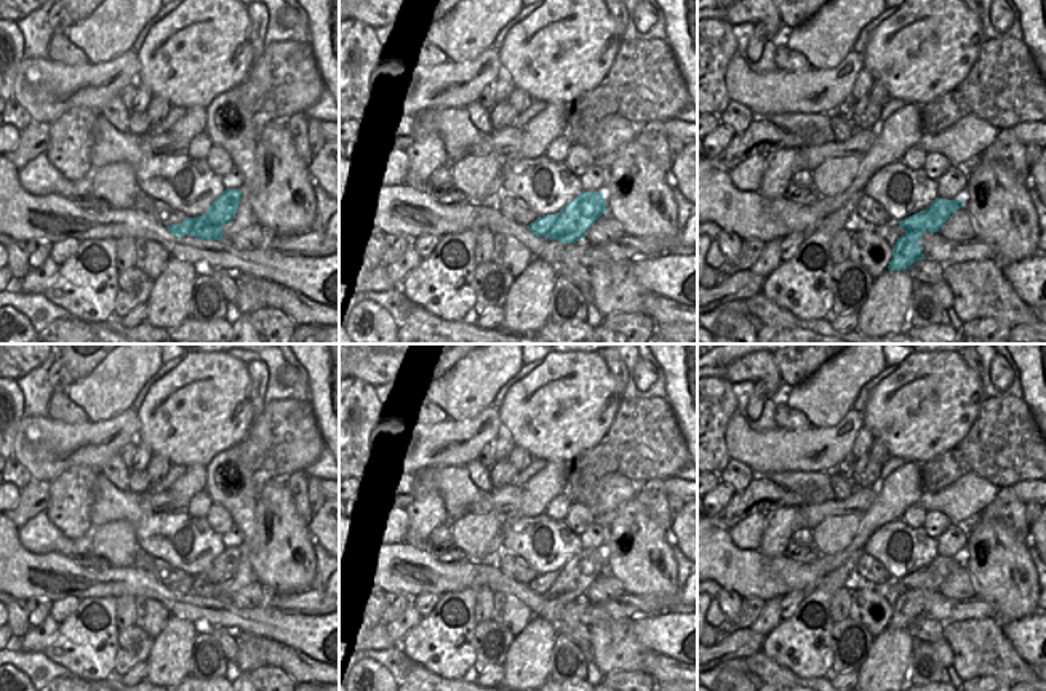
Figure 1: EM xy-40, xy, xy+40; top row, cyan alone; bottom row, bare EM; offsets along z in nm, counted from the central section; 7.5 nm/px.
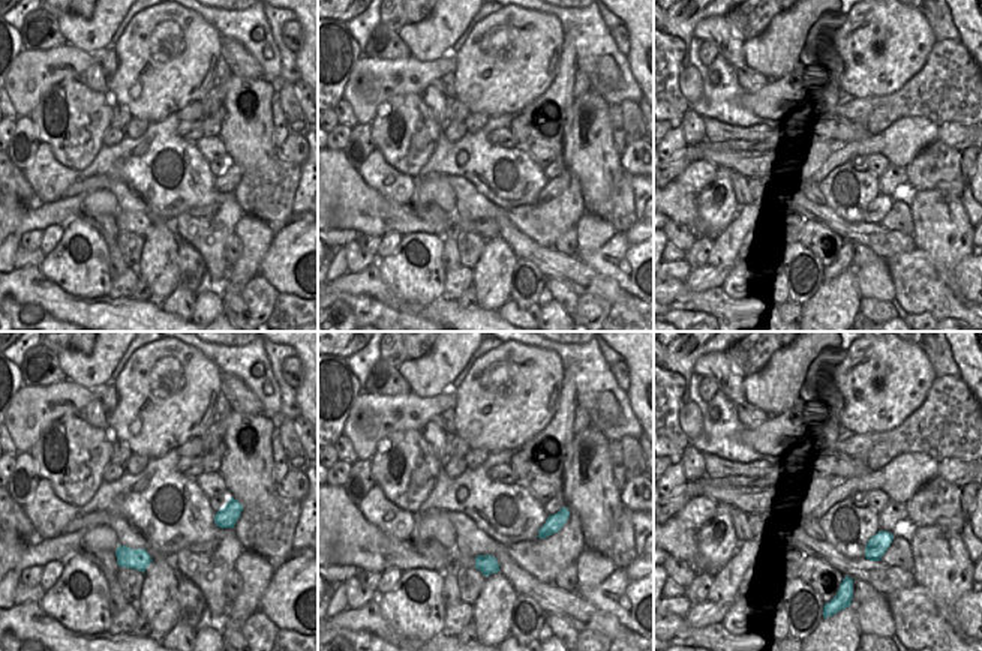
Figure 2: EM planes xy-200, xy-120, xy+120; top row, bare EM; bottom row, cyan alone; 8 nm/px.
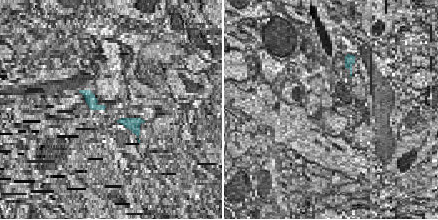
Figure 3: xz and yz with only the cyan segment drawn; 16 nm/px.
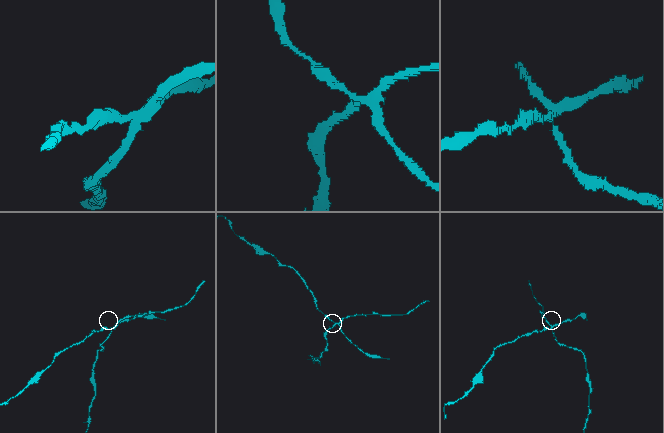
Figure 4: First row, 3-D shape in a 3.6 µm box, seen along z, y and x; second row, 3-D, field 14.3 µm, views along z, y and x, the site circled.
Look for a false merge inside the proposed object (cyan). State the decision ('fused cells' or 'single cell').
fused cells

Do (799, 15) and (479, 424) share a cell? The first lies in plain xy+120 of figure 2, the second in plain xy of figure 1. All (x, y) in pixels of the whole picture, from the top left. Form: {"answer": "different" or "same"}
{"answer": "different"}

